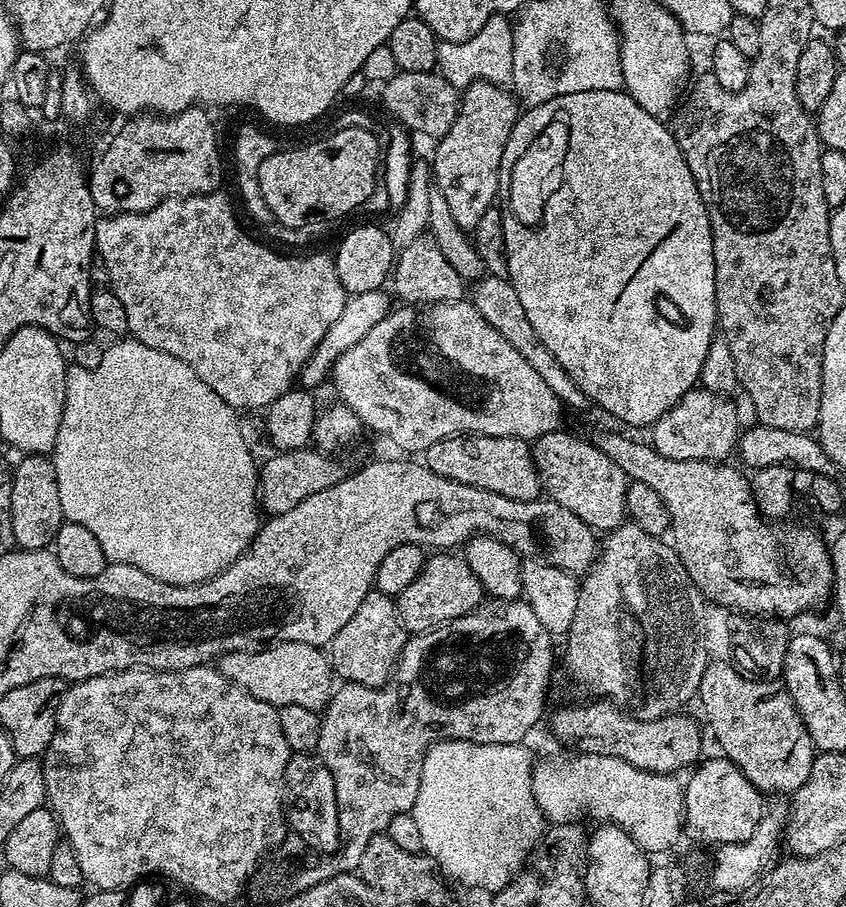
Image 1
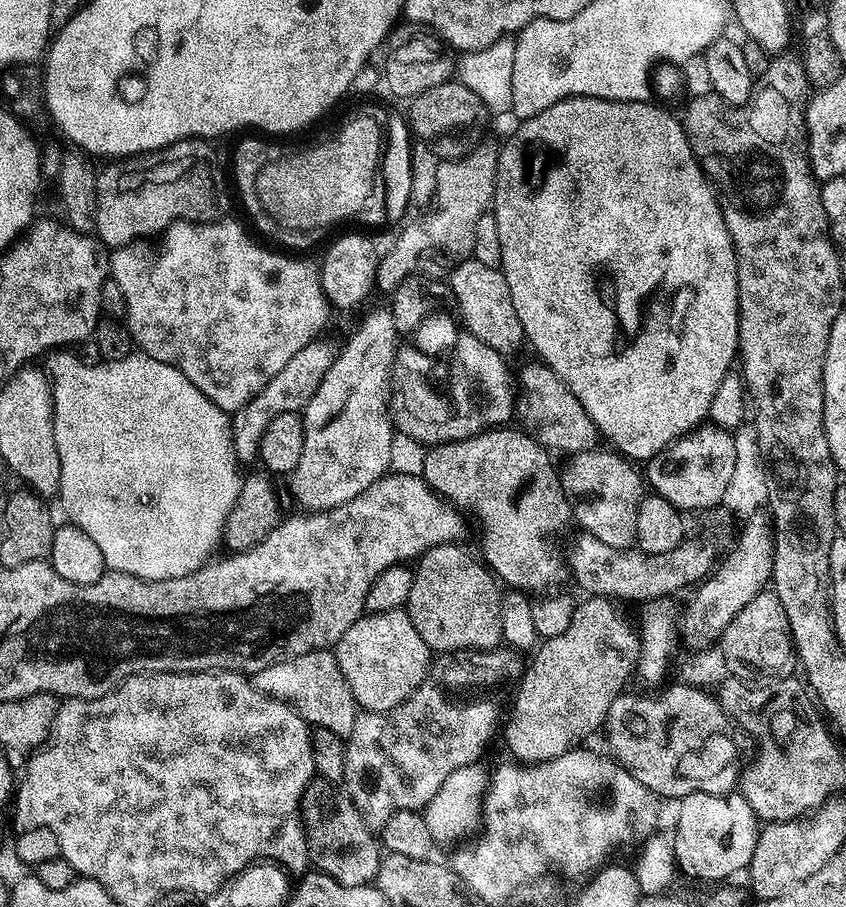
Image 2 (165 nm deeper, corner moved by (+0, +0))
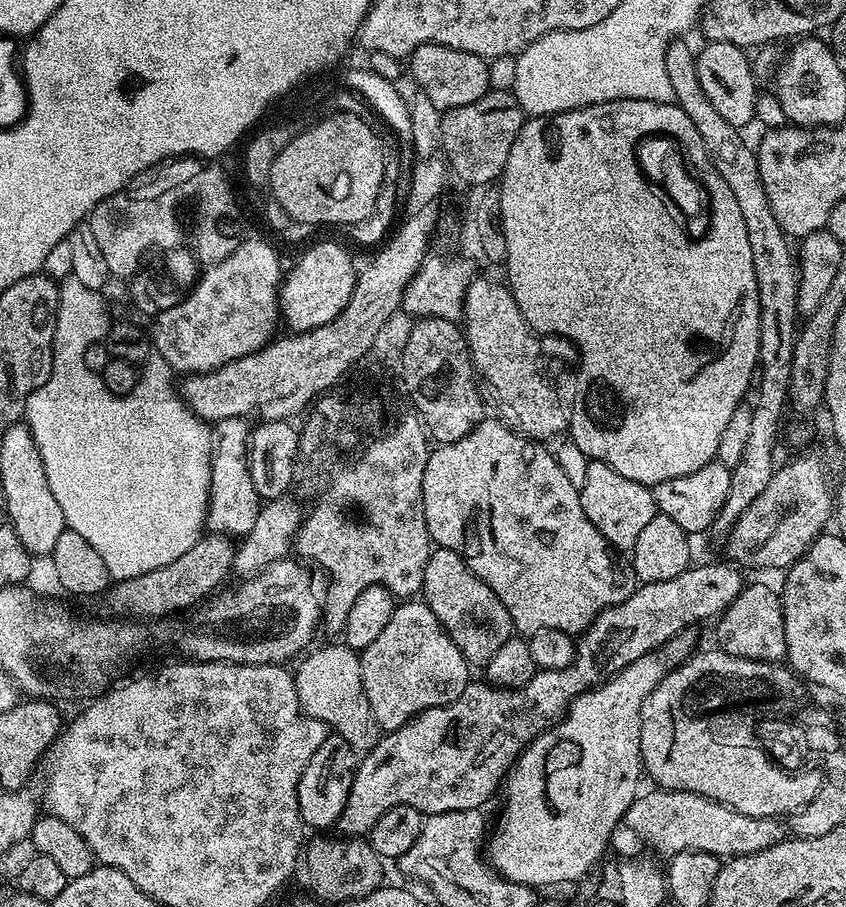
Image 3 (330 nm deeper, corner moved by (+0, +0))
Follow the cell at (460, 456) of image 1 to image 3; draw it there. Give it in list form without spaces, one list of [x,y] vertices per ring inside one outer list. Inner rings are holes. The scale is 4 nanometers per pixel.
[[[485,418],[464,438],[458,438],[458,442],[436,444],[428,453],[426,470],[422,474],[422,506],[433,545],[437,548],[454,550],[454,554],[458,554],[462,562],[466,562],[466,566],[470,566],[470,570],[474,570],[474,574],[478,574],[478,578],[482,578],[482,582],[486,582],[486,586],[490,586],[490,590],[498,594],[498,602],[506,606],[506,614],[510,614],[513,629],[524,638],[538,634],[538,630],[562,630],[569,634],[585,632],[596,621],[596,616],[602,609],[620,604],[634,590],[633,585],[628,585],[624,581],[623,574],[616,569],[616,560],[612,557],[614,552],[606,542],[606,538],[602,538],[594,522],[586,518],[582,510],[577,481],[575,479],[572,481],[568,477],[567,470],[544,448],[547,447],[543,443],[525,439],[499,419]]]

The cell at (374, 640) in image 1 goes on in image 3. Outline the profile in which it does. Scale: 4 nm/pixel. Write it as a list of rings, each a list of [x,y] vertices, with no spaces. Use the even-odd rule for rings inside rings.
[[[420,598],[397,603],[382,634],[360,653],[360,665],[370,710],[374,710],[384,734],[397,732],[403,724],[415,720],[419,712],[454,702],[470,683],[470,665],[462,650],[454,646],[450,634],[434,618],[434,610]]]

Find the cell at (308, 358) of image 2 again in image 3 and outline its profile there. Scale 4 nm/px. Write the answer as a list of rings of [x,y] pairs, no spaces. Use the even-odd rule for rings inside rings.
[[[245,417],[226,418],[215,421],[212,433],[212,465],[210,466],[210,494],[208,495],[209,533],[229,538],[242,538],[254,530],[262,501],[258,490],[254,490],[254,478],[250,476],[248,461],[248,437],[250,424]]]

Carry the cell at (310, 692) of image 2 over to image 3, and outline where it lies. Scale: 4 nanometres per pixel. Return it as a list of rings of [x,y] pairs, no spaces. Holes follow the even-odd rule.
[[[343,642],[328,644],[325,648],[315,648],[313,647],[299,661],[301,664],[294,668],[298,702],[306,714],[327,724],[329,729],[334,730],[335,735],[346,738],[346,742],[350,742],[357,754],[370,751],[379,742],[382,733],[374,718],[374,710],[370,710],[366,690],[362,686],[360,653]]]

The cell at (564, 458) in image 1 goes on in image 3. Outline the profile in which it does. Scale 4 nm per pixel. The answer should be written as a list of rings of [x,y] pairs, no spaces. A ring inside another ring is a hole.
[[[588,460],[584,468],[584,481],[579,481],[580,501],[582,510],[590,522],[606,538],[606,542],[613,549],[621,548],[624,554],[631,553],[634,542],[638,542],[638,534],[642,534],[650,518],[658,515],[656,503],[652,497],[652,490],[649,485],[630,482],[630,478],[622,478],[618,470],[610,470],[606,462]]]

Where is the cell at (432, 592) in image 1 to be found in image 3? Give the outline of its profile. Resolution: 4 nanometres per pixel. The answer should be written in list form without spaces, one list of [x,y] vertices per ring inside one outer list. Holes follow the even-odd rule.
[[[433,547],[430,558],[426,562],[426,574],[422,599],[434,610],[434,618],[450,634],[454,646],[462,650],[466,662],[470,666],[486,666],[494,653],[514,634],[510,614],[506,614],[506,606],[498,602],[498,594],[462,562],[458,554],[449,548]]]

